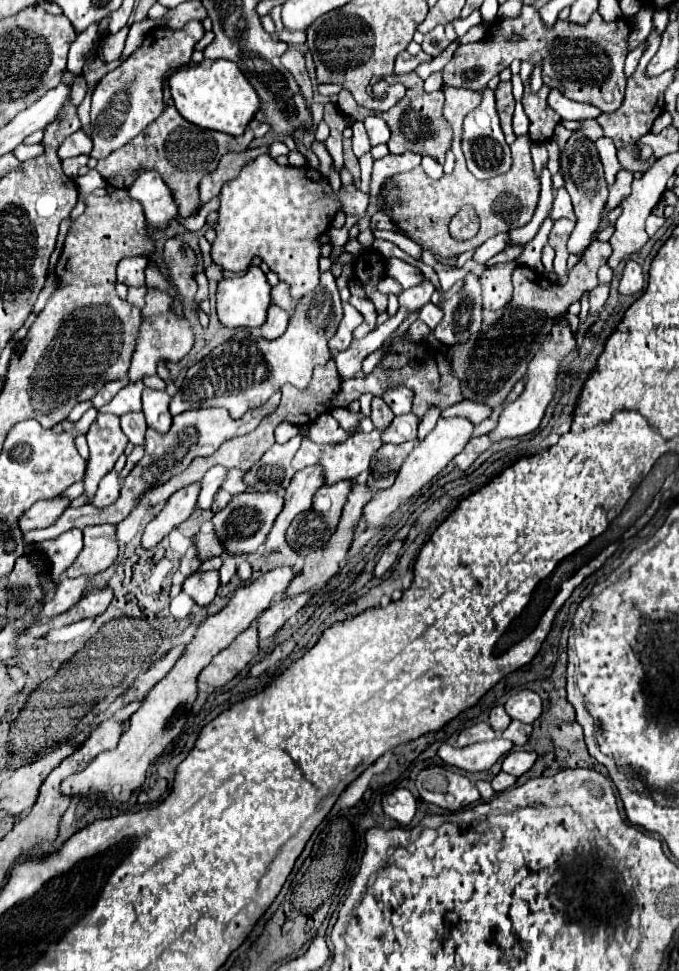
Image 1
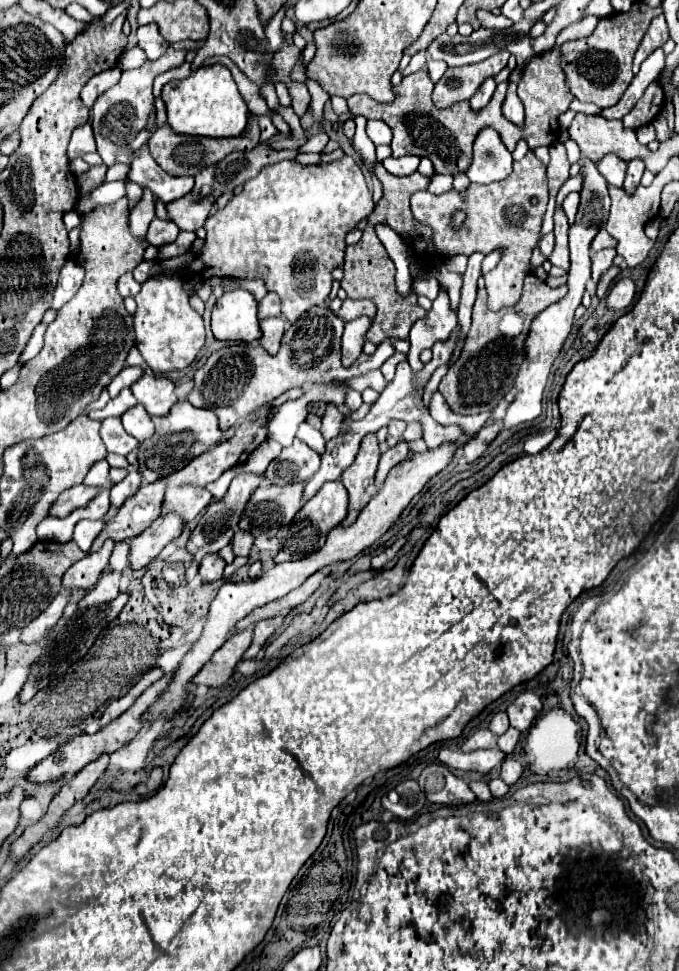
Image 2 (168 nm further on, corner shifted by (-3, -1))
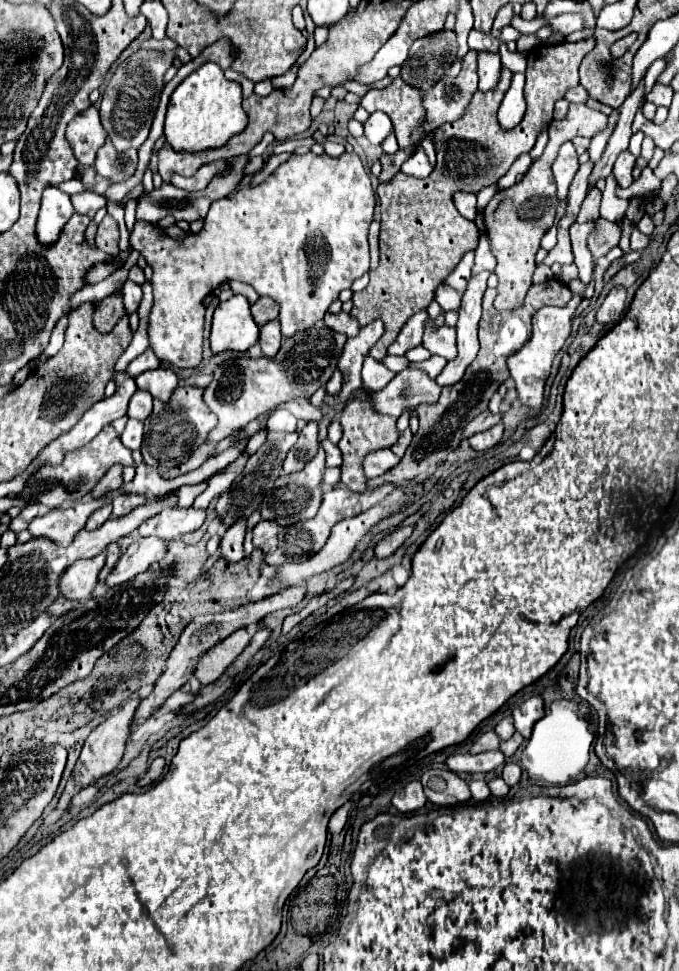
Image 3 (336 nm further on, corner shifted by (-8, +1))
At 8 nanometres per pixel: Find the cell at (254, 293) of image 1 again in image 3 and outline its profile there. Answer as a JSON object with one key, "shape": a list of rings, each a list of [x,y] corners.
{"shape":[[[237,294],[227,302],[221,302],[213,314],[211,328],[211,352],[221,354],[227,350],[247,352],[259,340],[259,326],[253,322],[249,302]]]}

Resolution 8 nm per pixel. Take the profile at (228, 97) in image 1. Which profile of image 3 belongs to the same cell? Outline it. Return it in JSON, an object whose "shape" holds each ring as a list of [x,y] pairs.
{"shape":[[[209,62],[187,76],[171,94],[165,116],[165,142],[175,152],[203,152],[221,148],[231,136],[239,134],[247,126],[247,114],[241,108],[241,84],[223,76],[223,70]]]}

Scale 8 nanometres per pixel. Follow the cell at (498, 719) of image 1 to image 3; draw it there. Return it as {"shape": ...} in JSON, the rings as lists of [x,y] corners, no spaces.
{"shape":[[[511,716],[503,718],[503,720],[497,724],[495,732],[497,732],[497,736],[499,736],[501,740],[509,740],[509,738],[513,736],[513,732],[515,732],[515,728],[513,728],[513,718],[511,718]]]}

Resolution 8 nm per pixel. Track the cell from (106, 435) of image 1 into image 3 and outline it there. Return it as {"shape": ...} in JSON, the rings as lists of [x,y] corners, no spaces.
{"shape":[[[129,418],[127,426],[125,426],[123,434],[121,434],[121,442],[131,450],[139,450],[141,440],[143,440],[143,422]]]}

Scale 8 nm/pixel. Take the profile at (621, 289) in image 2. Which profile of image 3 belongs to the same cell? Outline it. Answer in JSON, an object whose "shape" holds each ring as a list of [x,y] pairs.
{"shape":[[[613,286],[611,292],[605,296],[603,304],[599,306],[595,320],[599,324],[615,324],[621,320],[623,310],[625,310],[625,298],[627,298],[627,290],[623,286]]]}

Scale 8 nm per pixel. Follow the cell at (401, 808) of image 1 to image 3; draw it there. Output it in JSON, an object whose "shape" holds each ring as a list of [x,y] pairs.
{"shape":[[[415,780],[415,782],[409,782],[409,784],[405,786],[403,796],[399,796],[399,794],[393,796],[393,806],[395,806],[399,812],[403,812],[403,814],[409,814],[409,812],[415,812],[415,810],[423,808],[425,802],[427,802],[427,798],[425,798],[423,786],[421,786],[421,782],[417,782],[417,780]]]}

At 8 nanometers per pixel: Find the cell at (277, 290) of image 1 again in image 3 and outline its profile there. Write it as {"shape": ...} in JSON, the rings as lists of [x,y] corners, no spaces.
{"shape":[[[259,298],[253,306],[251,306],[251,314],[257,326],[267,324],[269,320],[275,320],[279,316],[279,304],[275,300],[269,298]]]}

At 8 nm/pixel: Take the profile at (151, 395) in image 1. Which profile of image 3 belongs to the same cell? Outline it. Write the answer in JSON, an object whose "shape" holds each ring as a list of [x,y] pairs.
{"shape":[[[159,366],[155,370],[143,372],[141,376],[135,378],[135,382],[137,382],[137,388],[151,392],[153,398],[159,398],[159,400],[167,402],[169,396],[171,396],[171,392],[177,386],[177,376],[175,376],[173,370]]]}

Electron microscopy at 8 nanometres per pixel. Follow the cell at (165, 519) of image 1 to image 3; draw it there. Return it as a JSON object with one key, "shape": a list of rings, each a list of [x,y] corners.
{"shape":[[[153,536],[133,540],[127,552],[119,558],[113,572],[105,578],[105,586],[113,588],[117,584],[123,584],[137,576],[139,572],[145,572],[153,562],[161,562],[167,554],[167,542],[157,540]]]}

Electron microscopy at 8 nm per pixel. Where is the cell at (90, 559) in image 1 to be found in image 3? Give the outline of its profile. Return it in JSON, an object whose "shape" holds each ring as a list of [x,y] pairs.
{"shape":[[[105,552],[97,554],[91,560],[79,560],[77,564],[71,564],[61,574],[61,580],[59,580],[61,594],[67,600],[89,598],[91,592],[93,592],[93,588],[95,588],[95,584],[99,582],[97,576],[99,576],[103,564],[105,564]]]}

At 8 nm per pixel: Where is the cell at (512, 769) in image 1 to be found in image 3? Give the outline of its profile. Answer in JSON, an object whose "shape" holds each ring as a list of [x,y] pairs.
{"shape":[[[505,764],[501,776],[507,782],[507,786],[515,786],[519,782],[519,778],[521,778],[521,768],[517,764]]]}

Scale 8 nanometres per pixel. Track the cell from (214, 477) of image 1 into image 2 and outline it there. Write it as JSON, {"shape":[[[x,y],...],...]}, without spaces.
{"shape":[[[174,486],[166,492],[164,510],[170,508],[178,512],[184,518],[184,522],[190,522],[210,502],[212,502],[212,494],[206,490],[206,486]]]}

